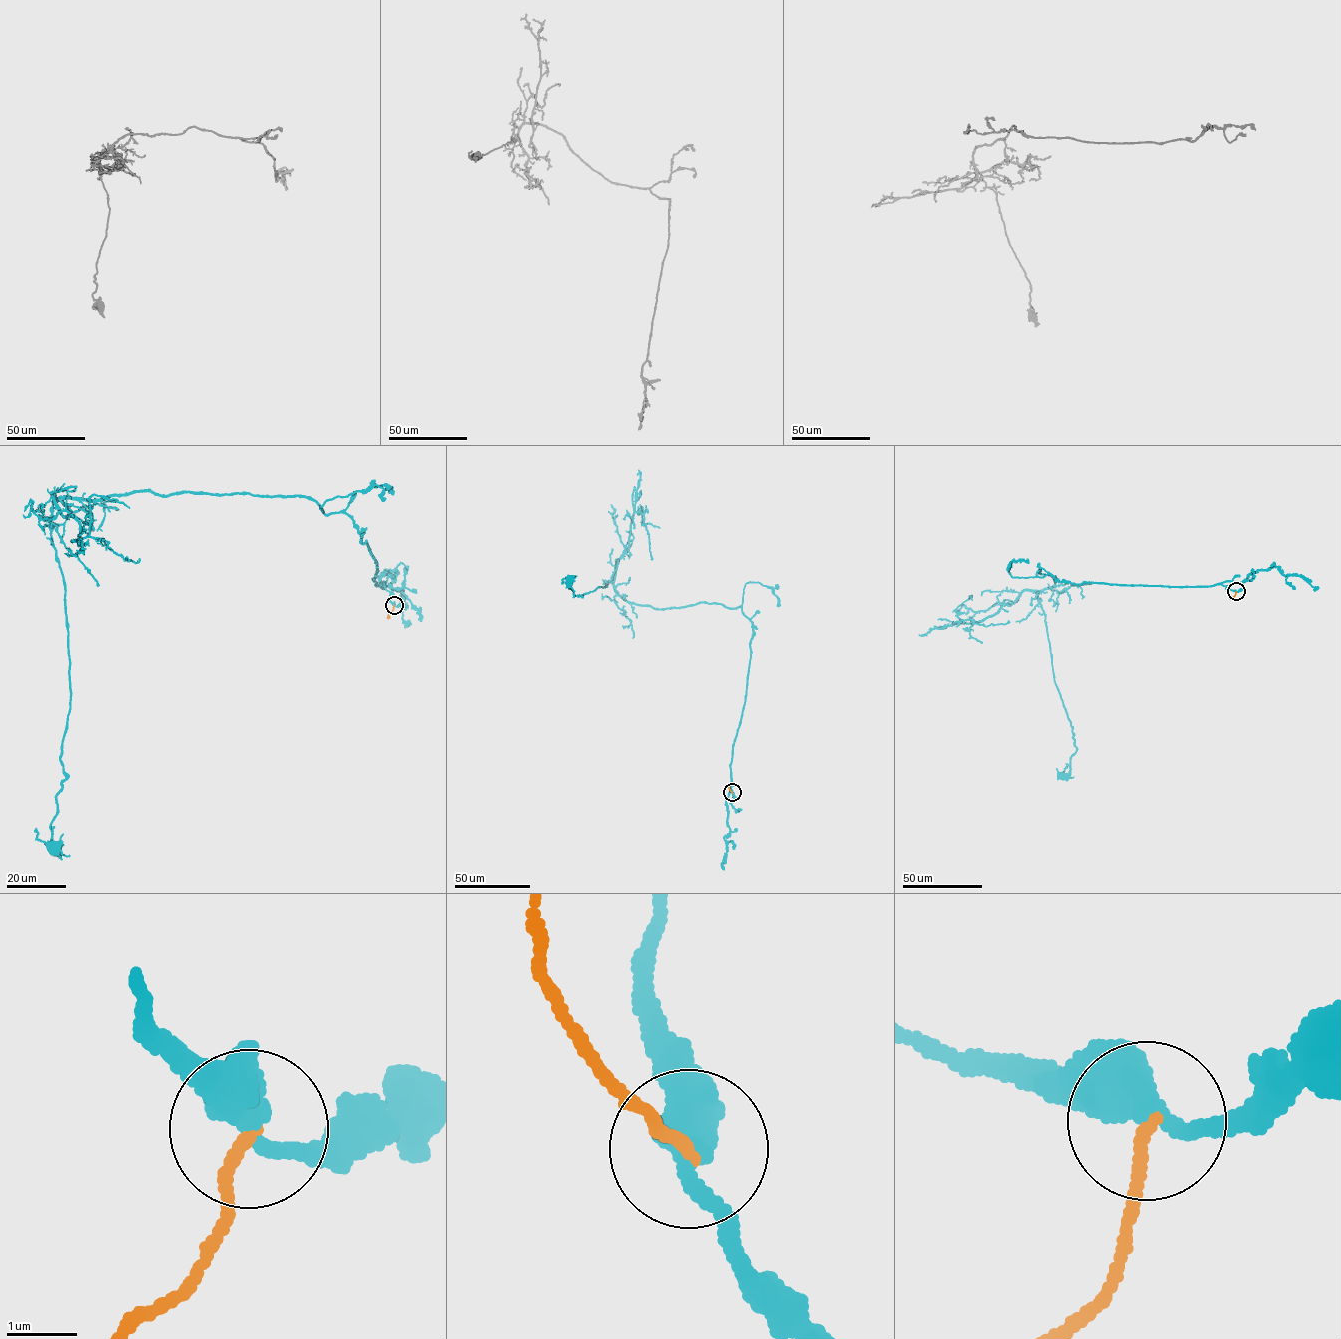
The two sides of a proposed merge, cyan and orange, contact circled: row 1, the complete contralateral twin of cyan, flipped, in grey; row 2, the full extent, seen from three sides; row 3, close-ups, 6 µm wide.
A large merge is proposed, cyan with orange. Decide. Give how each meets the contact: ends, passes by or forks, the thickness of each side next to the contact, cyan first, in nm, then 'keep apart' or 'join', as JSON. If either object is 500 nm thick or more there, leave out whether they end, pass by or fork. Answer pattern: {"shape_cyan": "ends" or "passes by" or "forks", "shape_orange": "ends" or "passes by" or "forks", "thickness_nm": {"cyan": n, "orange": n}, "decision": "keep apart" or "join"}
{"shape_cyan": "passes by", "shape_orange": "ends", "thickness_nm": {"cyan": 440, "orange": 160}, "decision": "keep apart"}

